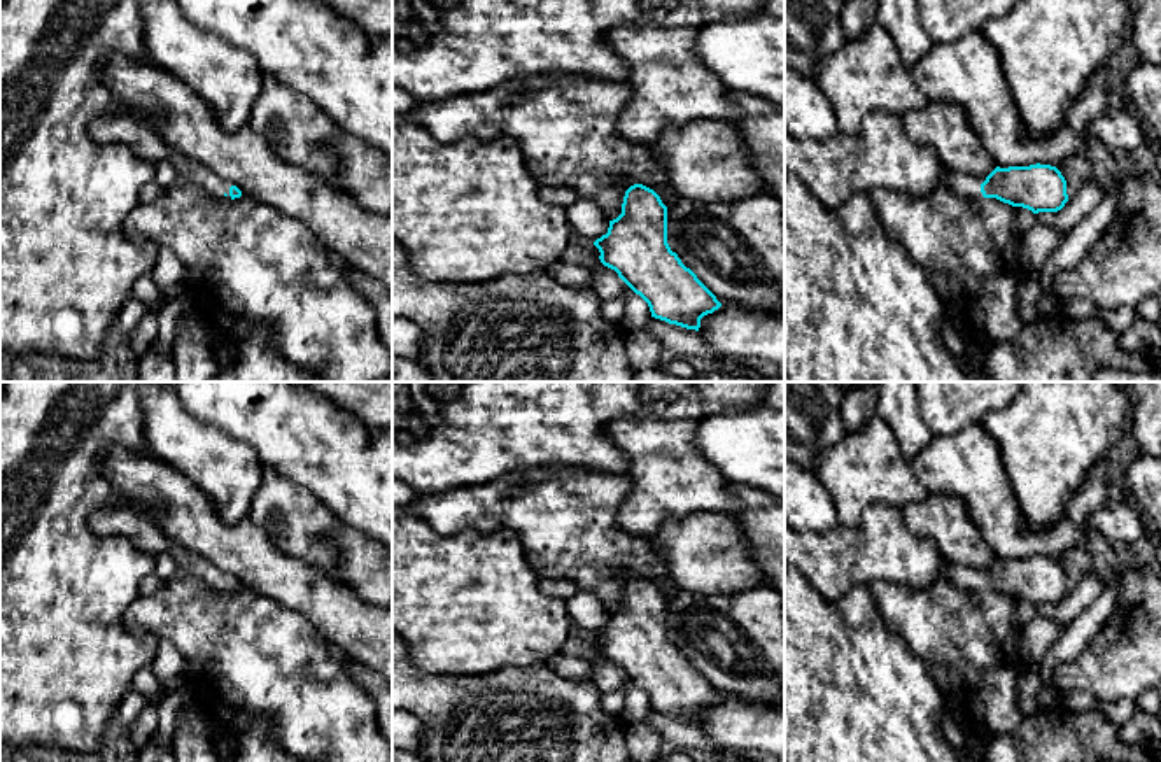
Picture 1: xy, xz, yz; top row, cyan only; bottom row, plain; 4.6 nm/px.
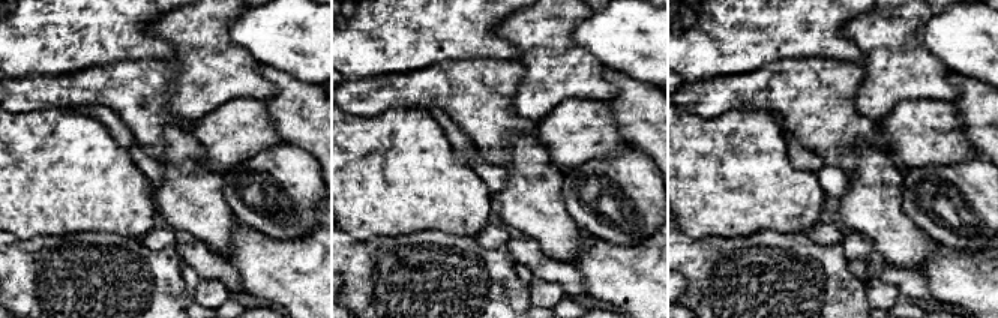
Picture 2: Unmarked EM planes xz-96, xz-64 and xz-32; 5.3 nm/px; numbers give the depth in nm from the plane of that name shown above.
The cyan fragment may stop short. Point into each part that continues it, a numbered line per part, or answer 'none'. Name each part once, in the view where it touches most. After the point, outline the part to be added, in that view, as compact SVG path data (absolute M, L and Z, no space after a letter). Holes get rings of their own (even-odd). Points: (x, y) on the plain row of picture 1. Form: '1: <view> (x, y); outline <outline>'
1: xy (132, 524); outline M103 506L93 512L88 526L96 536L121 536L140 550L159 555L172 554L177 566L194 576L200 583L219 592L231 592L229 573L221 571L205 557L173 545L159 529L159 526L137 508L130 506Z

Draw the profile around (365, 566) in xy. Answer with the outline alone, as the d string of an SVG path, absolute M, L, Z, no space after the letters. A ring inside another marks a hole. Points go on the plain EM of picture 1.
M345 526L322 540L338 550L338 580L361 599L392 610L392 550Z

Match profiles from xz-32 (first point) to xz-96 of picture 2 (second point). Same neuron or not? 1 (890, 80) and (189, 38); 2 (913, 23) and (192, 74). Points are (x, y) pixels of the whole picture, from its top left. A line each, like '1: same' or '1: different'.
1: same
2: same

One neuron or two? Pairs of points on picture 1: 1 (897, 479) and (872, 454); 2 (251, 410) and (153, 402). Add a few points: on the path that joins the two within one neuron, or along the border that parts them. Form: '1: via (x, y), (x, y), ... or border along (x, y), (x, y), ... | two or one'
1: via (890, 477), (874, 461) | one
2: border along (179, 400), (195, 417), (218, 428) | two

